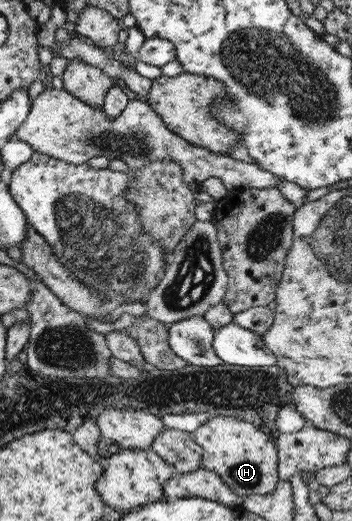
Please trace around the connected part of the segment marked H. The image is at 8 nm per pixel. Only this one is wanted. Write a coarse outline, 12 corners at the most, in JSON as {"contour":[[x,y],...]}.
{"contour":[[208,417],[191,433],[200,466],[231,492],[269,494],[279,480],[274,437]]}

